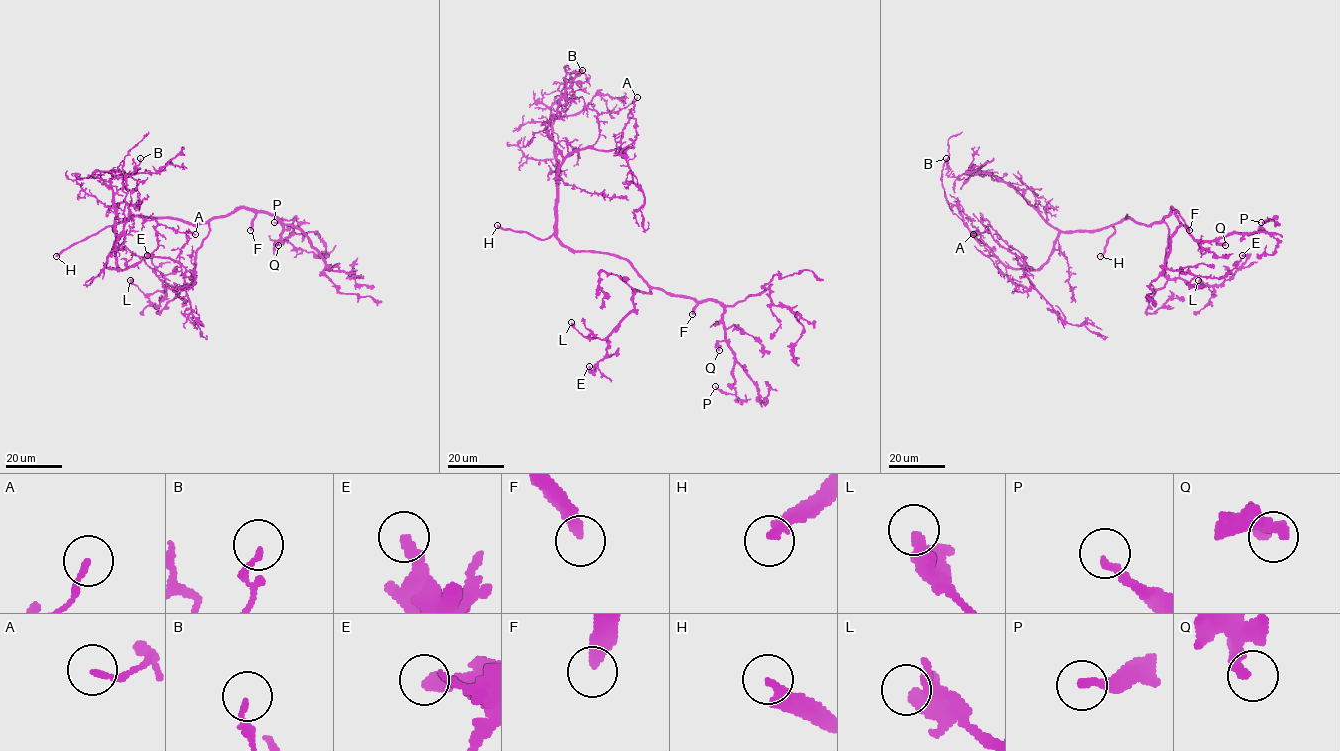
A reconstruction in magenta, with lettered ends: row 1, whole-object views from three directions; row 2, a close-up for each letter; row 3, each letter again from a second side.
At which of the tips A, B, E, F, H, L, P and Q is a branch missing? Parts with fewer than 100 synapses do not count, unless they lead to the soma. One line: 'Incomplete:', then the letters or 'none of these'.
Incomplete: F, H

